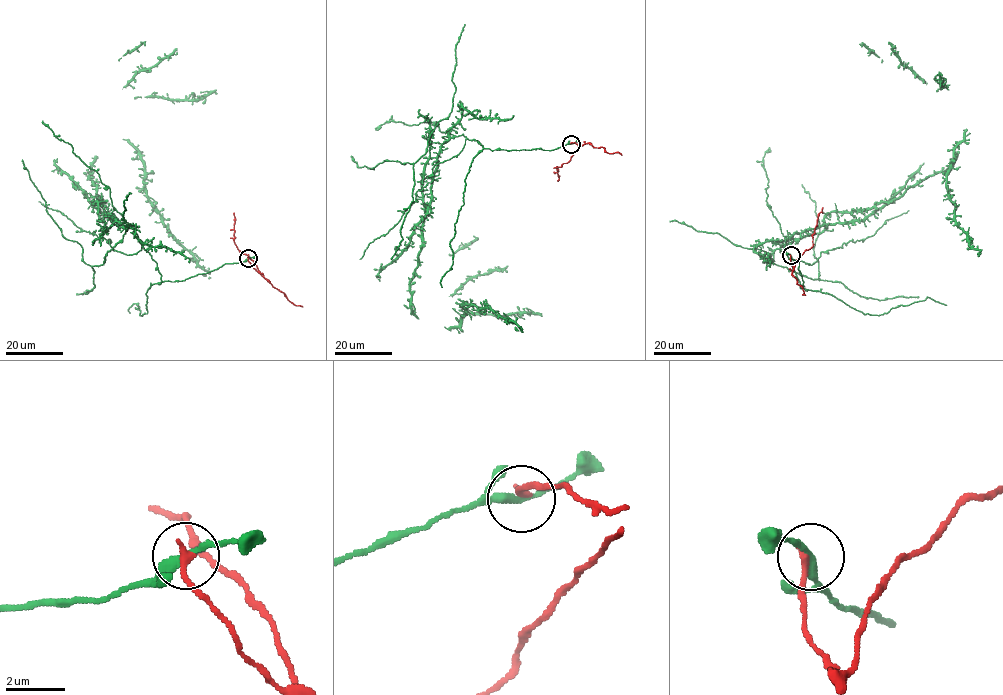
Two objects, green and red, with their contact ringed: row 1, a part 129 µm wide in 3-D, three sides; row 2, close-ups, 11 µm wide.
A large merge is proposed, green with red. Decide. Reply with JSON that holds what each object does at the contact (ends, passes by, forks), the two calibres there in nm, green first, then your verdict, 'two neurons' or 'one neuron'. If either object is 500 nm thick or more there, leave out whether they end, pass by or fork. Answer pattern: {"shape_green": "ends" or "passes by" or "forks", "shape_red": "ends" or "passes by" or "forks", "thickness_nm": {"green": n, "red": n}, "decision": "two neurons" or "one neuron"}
{"shape_green": "passes by", "shape_red": "ends", "thickness_nm": {"green": 260, "red": 280}, "decision": "two neurons"}

